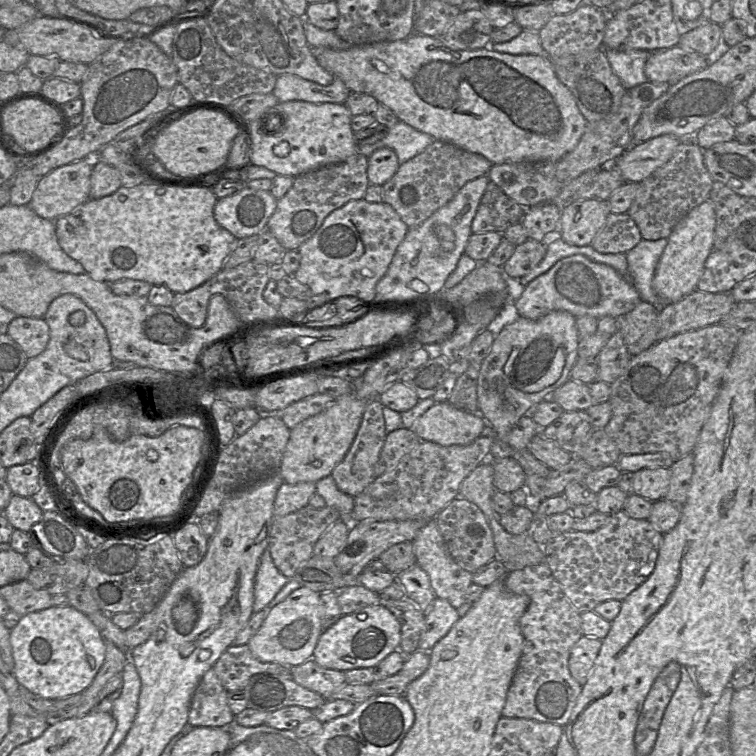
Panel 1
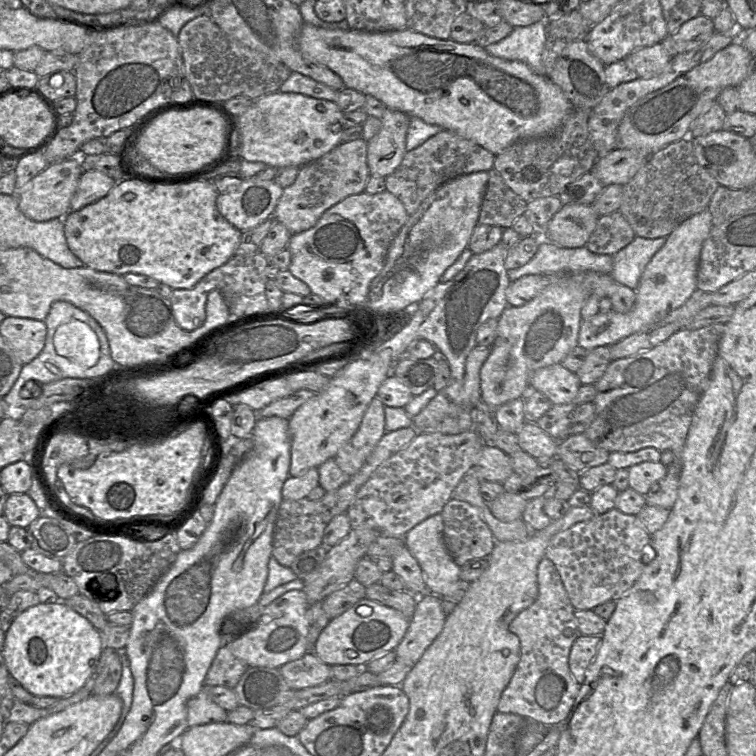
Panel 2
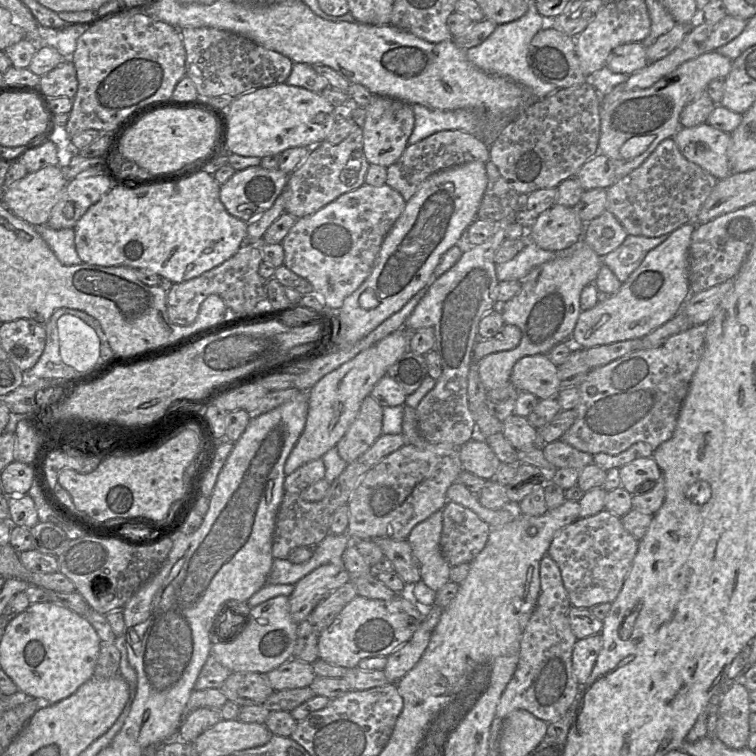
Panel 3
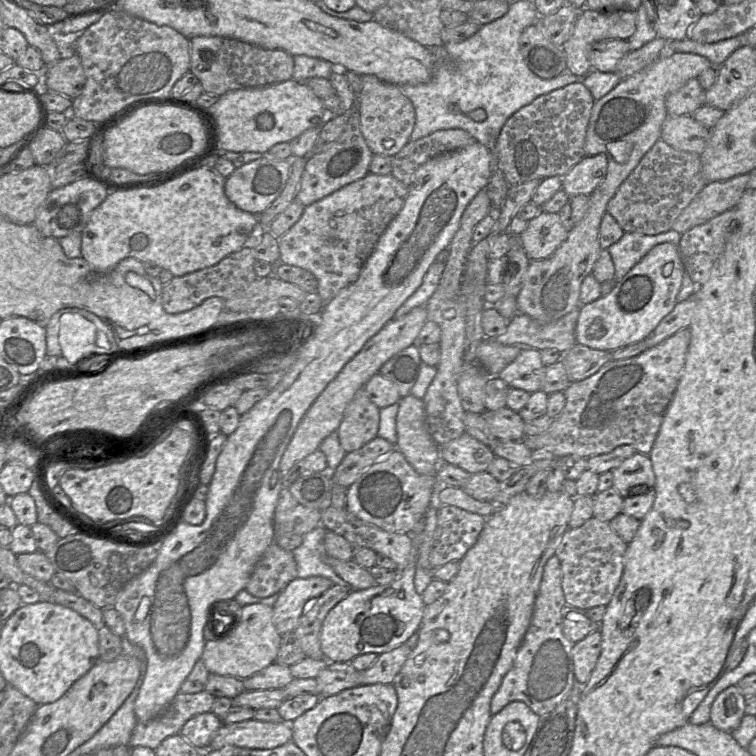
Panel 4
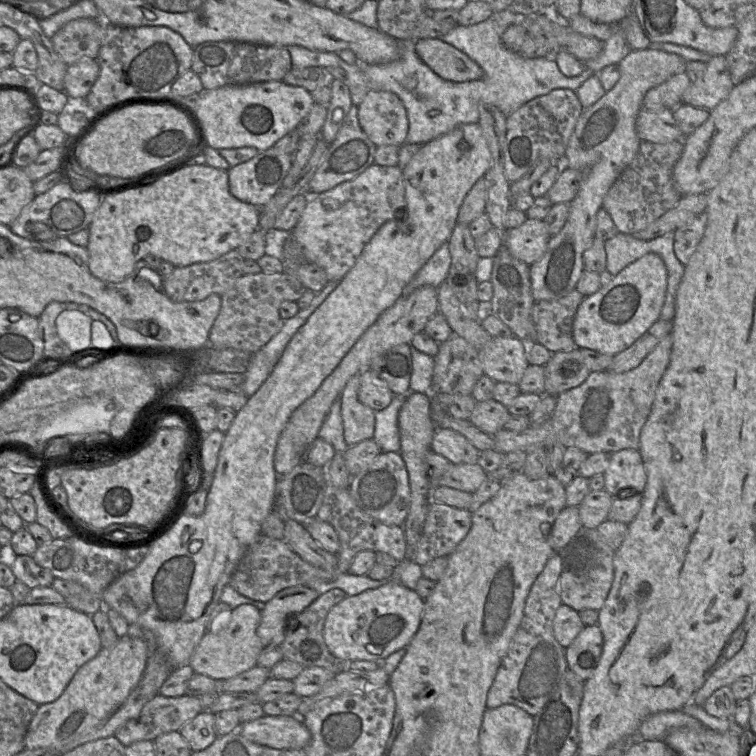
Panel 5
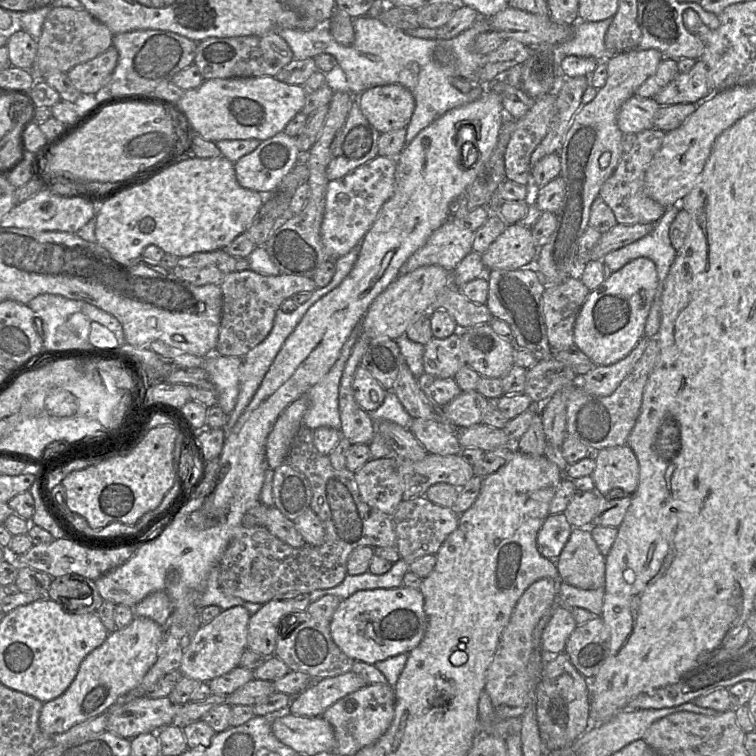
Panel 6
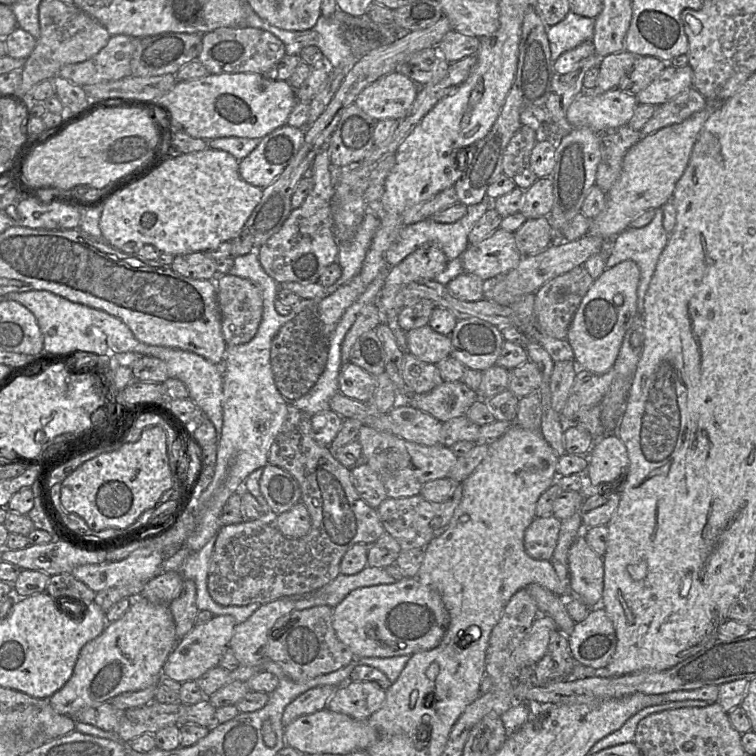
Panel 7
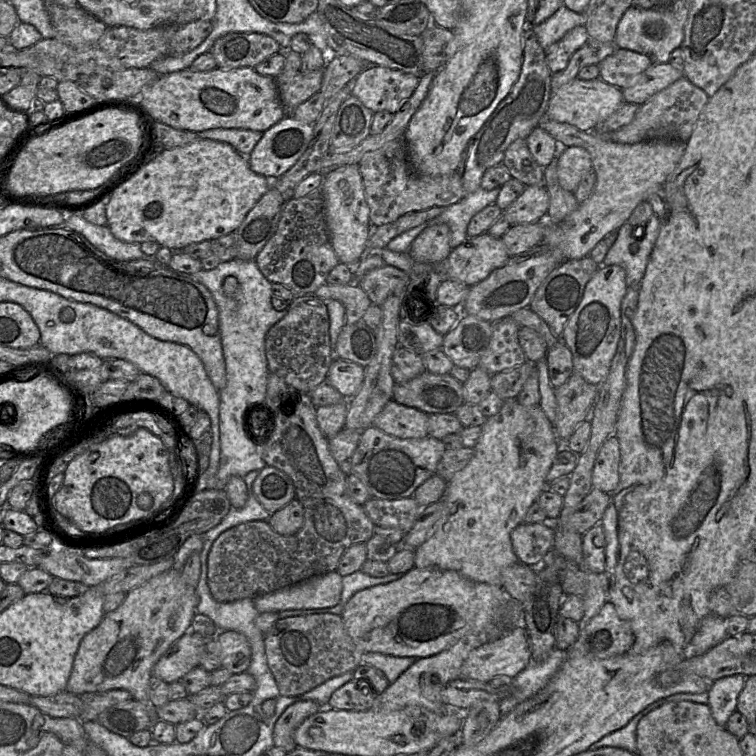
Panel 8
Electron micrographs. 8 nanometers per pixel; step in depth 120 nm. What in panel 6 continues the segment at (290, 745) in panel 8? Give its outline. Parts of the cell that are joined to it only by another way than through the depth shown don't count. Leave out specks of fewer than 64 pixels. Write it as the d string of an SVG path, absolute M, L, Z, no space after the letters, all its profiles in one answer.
M352 670L334 677L316 679L316 681L311 681L311 685L309 685L300 694L292 697L288 711L291 714L300 717L319 717L322 716L323 713L338 700L359 690L360 688L365 687L366 685L367 682Z

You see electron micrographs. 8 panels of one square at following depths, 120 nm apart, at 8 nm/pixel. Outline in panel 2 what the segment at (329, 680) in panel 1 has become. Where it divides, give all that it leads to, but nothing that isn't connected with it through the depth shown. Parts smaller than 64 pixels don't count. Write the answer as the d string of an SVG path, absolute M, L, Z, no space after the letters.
M312 651L278 669L293 690L318 686L332 679L331 667L320 661Z

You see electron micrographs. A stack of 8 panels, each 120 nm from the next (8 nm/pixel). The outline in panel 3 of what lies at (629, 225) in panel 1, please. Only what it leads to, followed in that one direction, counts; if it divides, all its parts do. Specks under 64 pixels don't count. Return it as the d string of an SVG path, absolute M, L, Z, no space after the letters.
M605 210L600 216L585 226L583 240L600 257L618 248L628 233L619 220Z

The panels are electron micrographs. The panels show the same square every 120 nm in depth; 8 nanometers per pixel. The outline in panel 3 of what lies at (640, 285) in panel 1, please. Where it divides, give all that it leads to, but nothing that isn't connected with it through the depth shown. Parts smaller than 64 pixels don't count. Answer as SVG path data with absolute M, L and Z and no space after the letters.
M669 234L658 237L627 235L618 248L602 257L602 261L623 283L640 266L648 252L663 243L668 236Z

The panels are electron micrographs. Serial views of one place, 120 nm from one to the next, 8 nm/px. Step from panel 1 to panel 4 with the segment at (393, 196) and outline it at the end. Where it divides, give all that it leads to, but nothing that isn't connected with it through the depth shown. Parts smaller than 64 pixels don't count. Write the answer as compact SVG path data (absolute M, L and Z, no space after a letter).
M462 129L438 130L416 141L410 140L393 157L391 175L409 189L412 177L419 166L436 156L475 142L476 139Z

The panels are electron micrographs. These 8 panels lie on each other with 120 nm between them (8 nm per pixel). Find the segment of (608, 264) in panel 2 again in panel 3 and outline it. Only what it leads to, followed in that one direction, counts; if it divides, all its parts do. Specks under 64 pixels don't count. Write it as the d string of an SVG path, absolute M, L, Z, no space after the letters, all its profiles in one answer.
M529 241L513 259L496 265L497 278L499 282L521 281L533 268L555 259L557 255L557 252L544 250Z

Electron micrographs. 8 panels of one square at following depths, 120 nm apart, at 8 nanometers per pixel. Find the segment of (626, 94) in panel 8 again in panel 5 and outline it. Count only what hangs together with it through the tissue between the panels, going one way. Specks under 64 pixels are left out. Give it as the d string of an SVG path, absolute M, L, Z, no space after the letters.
M717 55L706 63L701 79L690 84L682 95L682 103L711 111L734 87L725 55Z

